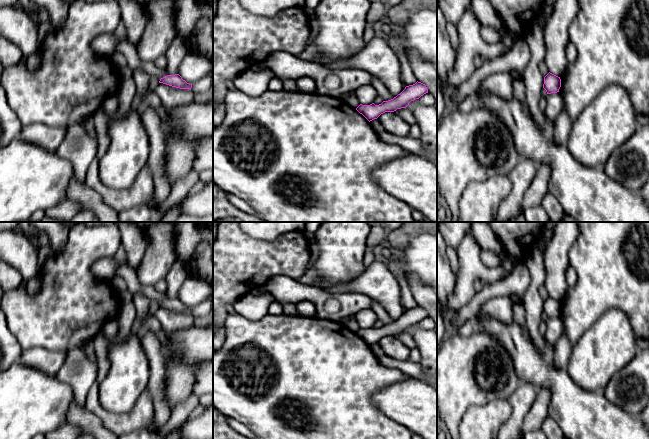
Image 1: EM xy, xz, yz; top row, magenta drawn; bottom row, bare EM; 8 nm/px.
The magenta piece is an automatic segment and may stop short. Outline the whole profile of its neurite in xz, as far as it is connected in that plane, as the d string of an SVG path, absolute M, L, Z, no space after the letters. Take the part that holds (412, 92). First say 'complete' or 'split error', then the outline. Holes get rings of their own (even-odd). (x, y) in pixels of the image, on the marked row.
complete; M417 81L413 85L406 86L400 94L391 100L383 101L379 105L374 103L370 105L360 104L356 110L370 122L385 112L394 112L397 109L406 108L411 101L419 99L426 93L428 93L426 85Z

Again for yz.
complete; M550 72L544 77L543 88L546 90L547 94L559 92L560 87L561 87L560 77Z

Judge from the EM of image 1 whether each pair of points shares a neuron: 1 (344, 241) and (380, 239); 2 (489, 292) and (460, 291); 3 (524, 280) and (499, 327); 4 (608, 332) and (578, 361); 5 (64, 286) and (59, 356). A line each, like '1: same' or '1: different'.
1: different
2: different
3: different
4: same
5: different

